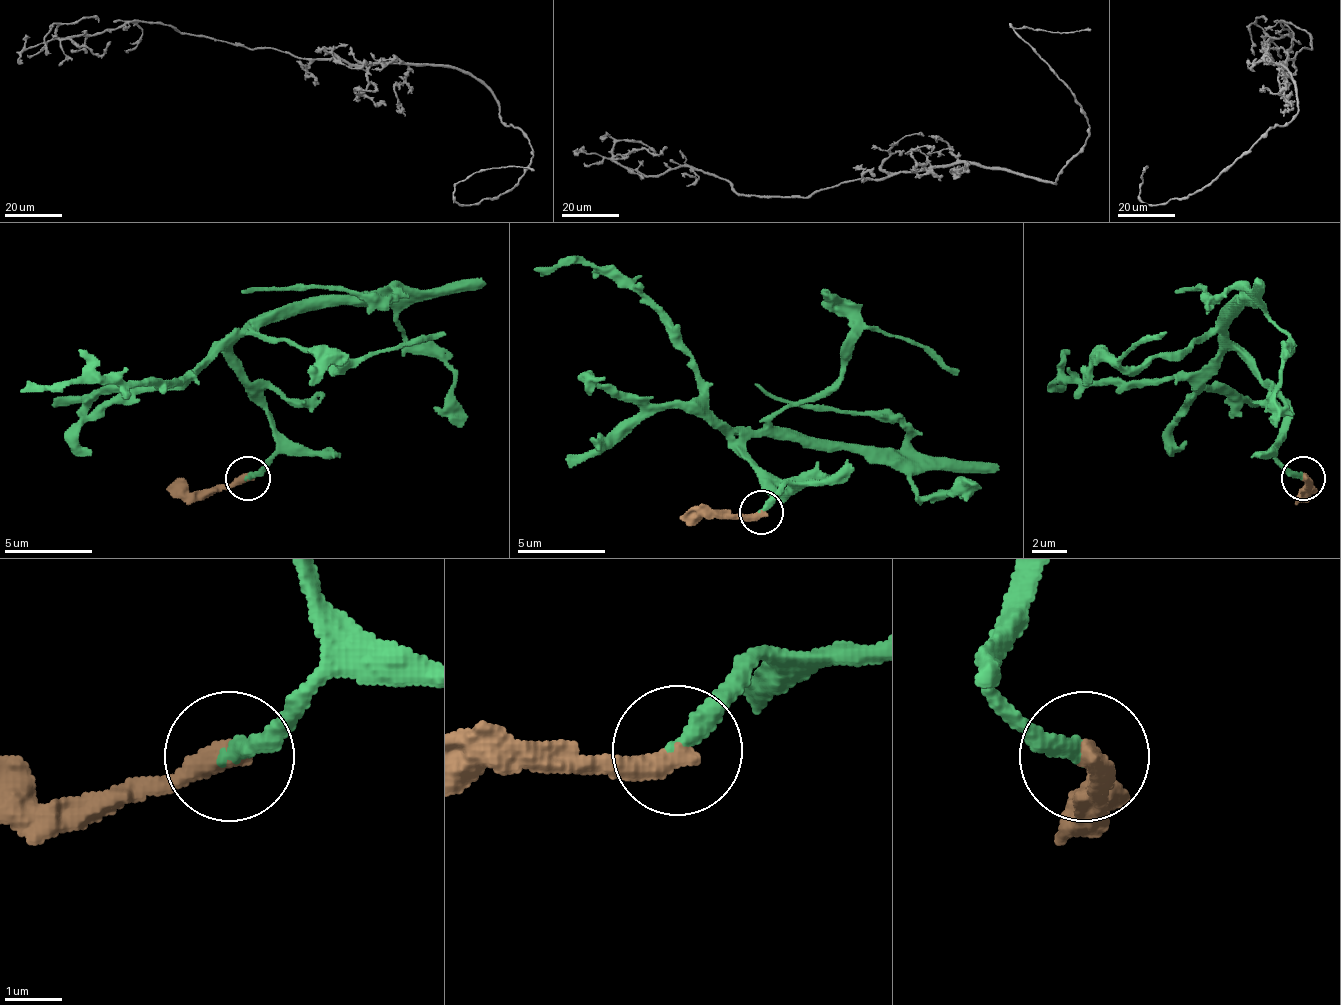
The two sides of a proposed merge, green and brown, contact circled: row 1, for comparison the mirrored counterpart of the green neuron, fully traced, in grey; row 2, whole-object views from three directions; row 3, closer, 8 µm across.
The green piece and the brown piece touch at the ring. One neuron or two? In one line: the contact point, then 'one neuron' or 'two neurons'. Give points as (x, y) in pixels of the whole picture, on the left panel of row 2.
(247, 478) | one neuron

